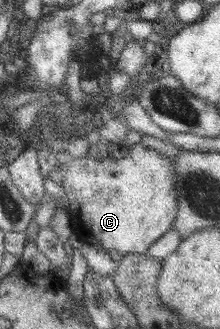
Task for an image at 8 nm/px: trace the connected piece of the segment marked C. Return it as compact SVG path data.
M141 142L129 145L117 160L107 157L97 161L86 154L81 158L61 157L47 178L63 187L67 199L65 211L73 227L72 240L105 249L115 263L125 254L145 254L147 248L171 228L177 214L173 158L155 152L154 148L143 148Z

